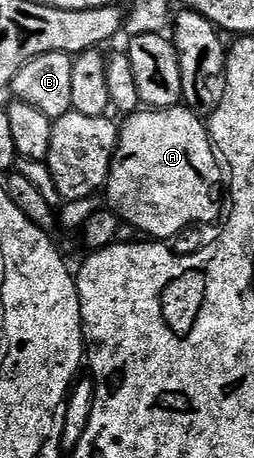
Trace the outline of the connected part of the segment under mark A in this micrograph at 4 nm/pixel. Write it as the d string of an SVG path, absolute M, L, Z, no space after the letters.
M180 104L167 110L140 108L124 122L105 185L109 209L151 240L171 240L190 226L217 221L225 170L204 119Z

